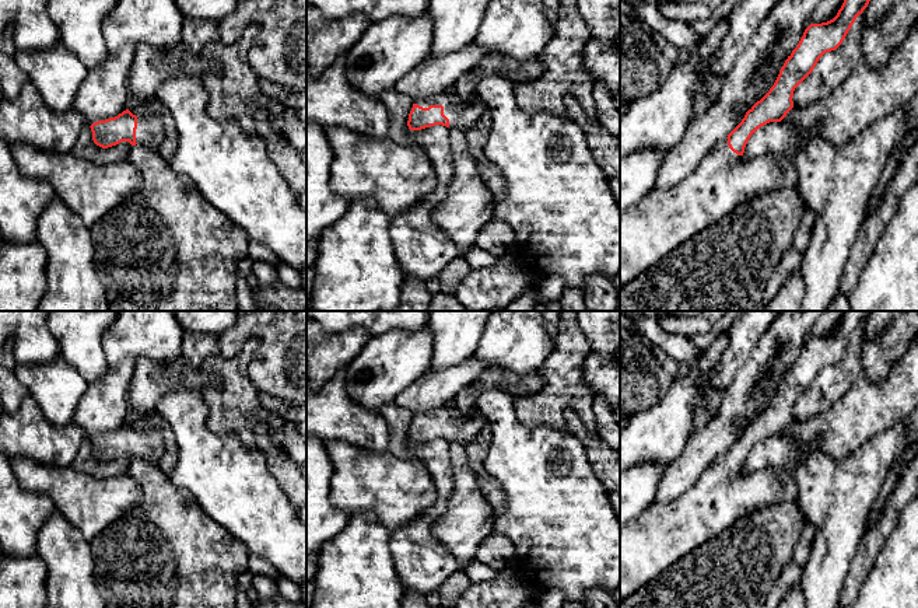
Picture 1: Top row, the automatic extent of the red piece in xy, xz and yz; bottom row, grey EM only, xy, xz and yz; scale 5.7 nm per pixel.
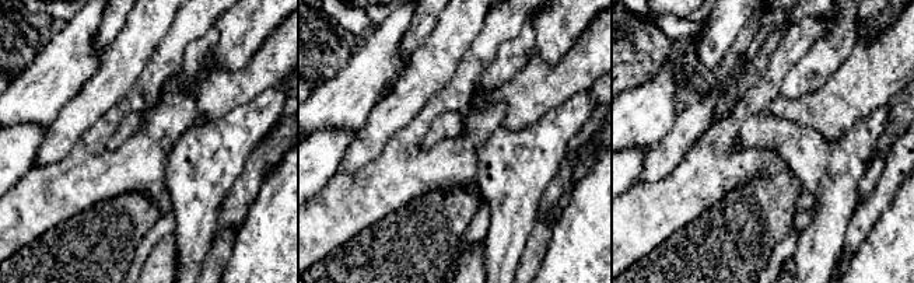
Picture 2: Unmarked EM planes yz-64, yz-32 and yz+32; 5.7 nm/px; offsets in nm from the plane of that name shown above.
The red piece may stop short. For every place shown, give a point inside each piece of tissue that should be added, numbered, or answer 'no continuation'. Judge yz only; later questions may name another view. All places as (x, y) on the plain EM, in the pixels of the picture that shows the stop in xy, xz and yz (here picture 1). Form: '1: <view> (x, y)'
1: yz (661, 535)

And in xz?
1: xz (462, 429)

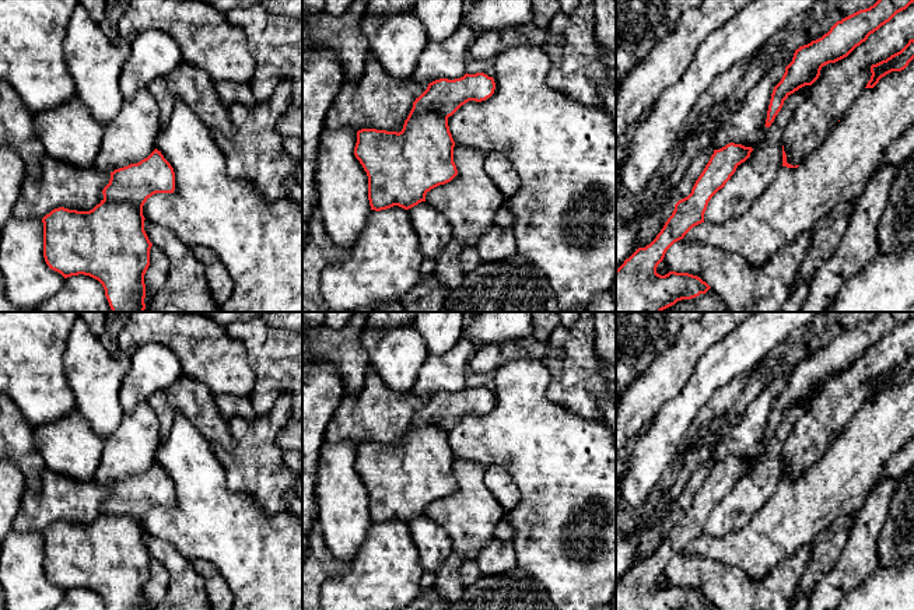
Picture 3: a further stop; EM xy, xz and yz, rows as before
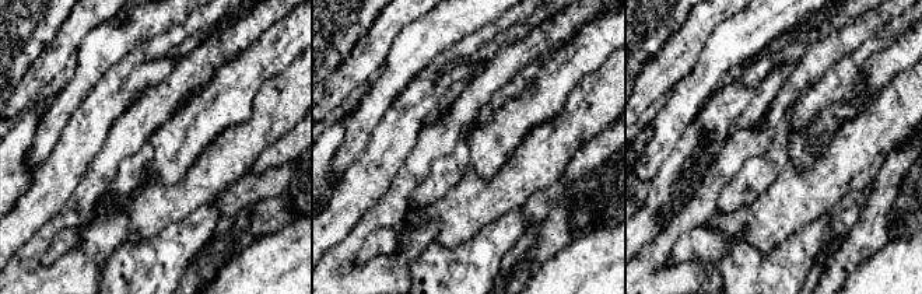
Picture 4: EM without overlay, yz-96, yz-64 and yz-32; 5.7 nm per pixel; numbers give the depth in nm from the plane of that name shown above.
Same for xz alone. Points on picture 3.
no continuation

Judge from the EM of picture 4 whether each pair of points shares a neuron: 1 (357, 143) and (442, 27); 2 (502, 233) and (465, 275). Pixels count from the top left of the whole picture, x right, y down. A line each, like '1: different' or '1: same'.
1: same
2: same

